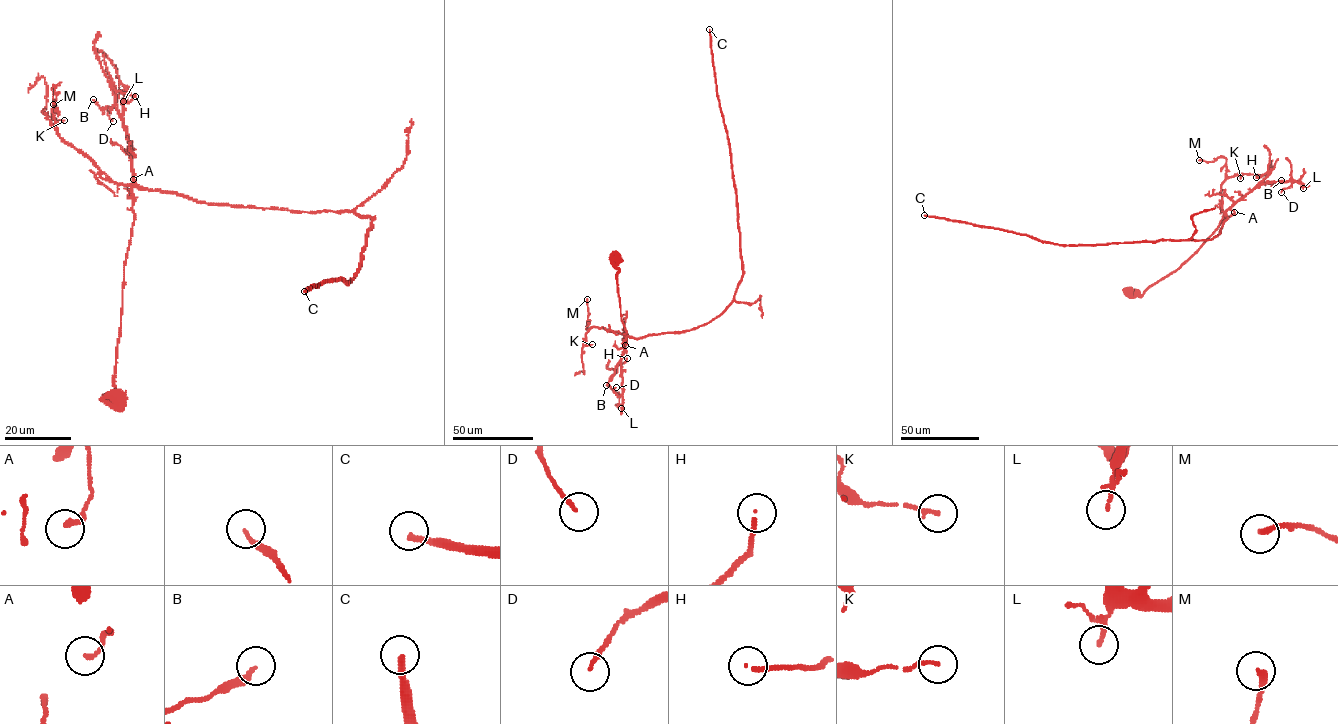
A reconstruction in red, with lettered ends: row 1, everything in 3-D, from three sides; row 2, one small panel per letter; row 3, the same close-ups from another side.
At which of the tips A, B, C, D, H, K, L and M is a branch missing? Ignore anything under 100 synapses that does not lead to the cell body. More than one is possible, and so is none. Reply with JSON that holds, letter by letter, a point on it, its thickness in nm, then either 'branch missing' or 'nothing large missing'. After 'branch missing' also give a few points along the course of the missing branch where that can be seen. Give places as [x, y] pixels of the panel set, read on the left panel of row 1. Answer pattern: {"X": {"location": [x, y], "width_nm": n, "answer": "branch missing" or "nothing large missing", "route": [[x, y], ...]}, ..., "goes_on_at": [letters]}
{"A": {"location": [133, 179], "width_nm": 180, "answer": "nothing large missing"}, "B": {"location": [93, 99], "width_nm": 220, "answer": "nothing large missing"}, "C": {"location": [304, 291], "width_nm": 240, "answer": "branch missing"}, "D": {"location": [113, 121], "width_nm": 160, "answer": "nothing large missing"}, "H": {"location": [135, 96], "width_nm": 150, "answer": "nothing large missing"}, "K": {"location": [64, 120], "width_nm": 120, "answer": "nothing large missing"}, "L": {"location": [123, 101], "width_nm": 110, "answer": "nothing large missing"}, "M": {"location": [53, 104], "width_nm": 220, "answer": "nothing large missing"}, "goes_on_at": ["C"]}

